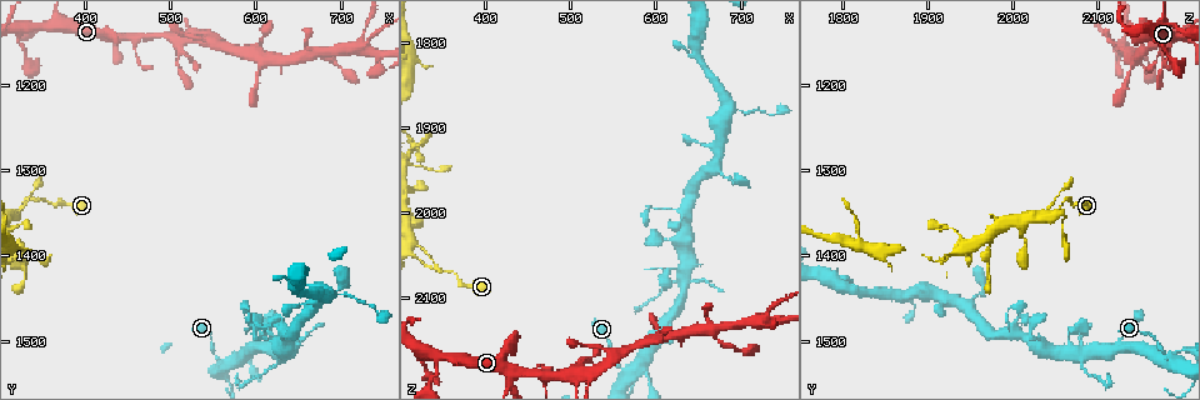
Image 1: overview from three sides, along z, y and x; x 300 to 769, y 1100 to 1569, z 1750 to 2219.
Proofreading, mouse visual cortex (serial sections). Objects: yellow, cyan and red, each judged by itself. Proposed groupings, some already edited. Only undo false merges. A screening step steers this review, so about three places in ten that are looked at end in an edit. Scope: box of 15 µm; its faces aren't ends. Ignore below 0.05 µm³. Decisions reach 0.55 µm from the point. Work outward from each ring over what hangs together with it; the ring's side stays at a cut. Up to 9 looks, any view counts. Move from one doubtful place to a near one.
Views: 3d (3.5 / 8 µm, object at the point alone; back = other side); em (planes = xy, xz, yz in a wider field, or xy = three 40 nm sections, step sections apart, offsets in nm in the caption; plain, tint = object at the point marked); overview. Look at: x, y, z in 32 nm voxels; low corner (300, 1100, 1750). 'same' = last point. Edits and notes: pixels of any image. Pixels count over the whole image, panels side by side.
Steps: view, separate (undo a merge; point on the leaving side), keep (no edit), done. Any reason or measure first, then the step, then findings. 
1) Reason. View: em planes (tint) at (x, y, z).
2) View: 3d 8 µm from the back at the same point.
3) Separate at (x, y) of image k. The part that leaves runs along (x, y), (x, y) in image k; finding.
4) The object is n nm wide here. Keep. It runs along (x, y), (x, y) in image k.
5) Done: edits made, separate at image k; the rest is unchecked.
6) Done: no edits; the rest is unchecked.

Small branch off a trunk. View: 3d 8 µm at (565, 1525, 2190).

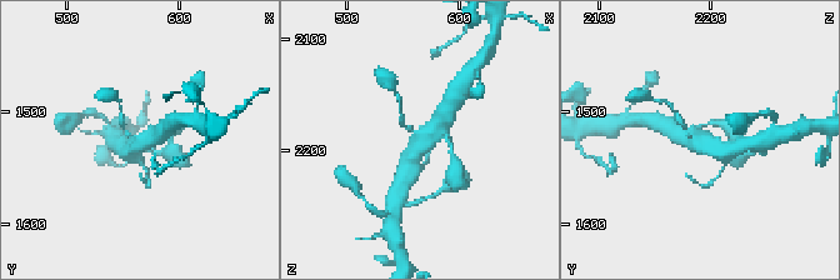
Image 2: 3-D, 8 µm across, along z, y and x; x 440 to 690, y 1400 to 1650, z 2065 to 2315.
4 arms meet here; the arms are 150, 150, 450, 500 nm wide. View: em xy step 2 (tint) at (566, 1524, 2186).

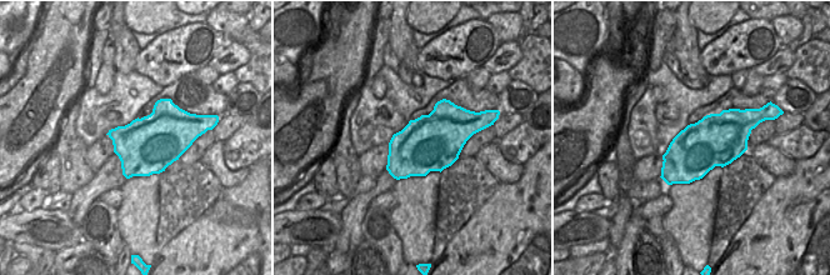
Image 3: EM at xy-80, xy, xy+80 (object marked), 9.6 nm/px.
Keep. It runs along (123, 118), (138, 140), (164, 128) in image 2; continuous, no second cell.

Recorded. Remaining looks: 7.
Calibre changes. View: 3d 8 µm at (665, 1460, 1920).

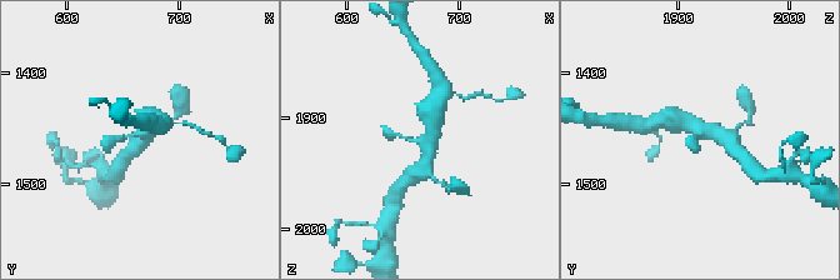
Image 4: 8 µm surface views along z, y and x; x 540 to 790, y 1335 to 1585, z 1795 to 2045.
View: 3d 3.5 µm at (664, 1458, 1920).

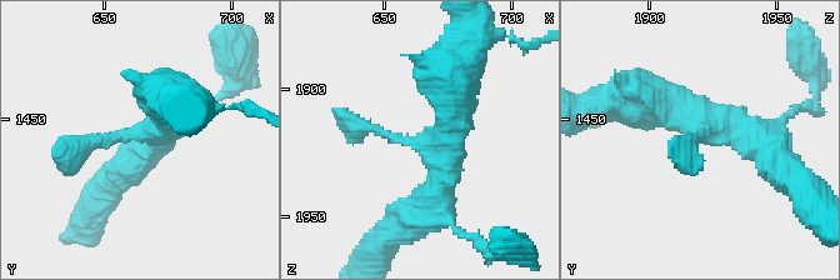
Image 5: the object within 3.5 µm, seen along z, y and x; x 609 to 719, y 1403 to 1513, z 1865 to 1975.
View: em xy step 1 (tint) at (662, 1456, 1920).

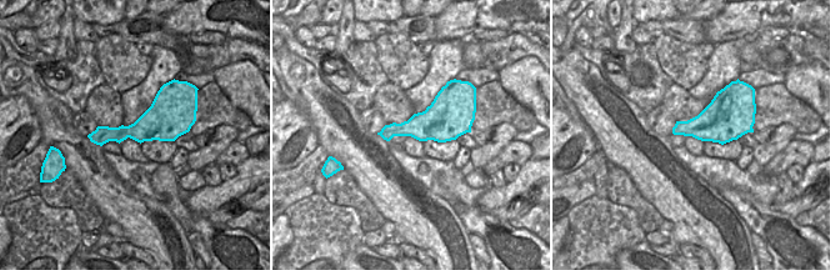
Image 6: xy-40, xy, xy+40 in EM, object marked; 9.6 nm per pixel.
Keep. It runs along (434, 199), (445, 150), (343, 115) in image 5; all the same cell.

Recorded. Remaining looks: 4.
Sudden change in width. View: 3d 8 µm at (505, 1175, 2175).

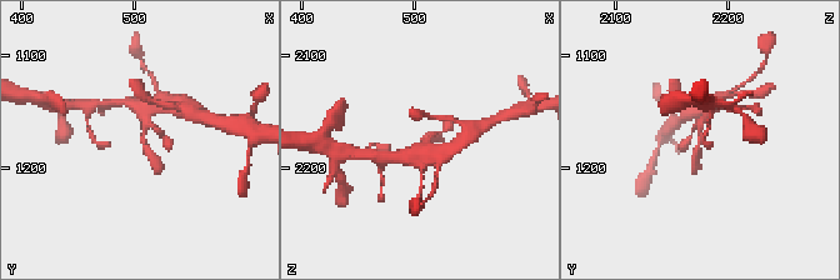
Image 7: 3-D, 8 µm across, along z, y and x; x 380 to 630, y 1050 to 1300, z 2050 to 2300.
Zoom in. View: 3d 3.5 µm at (508, 1172, 2174).

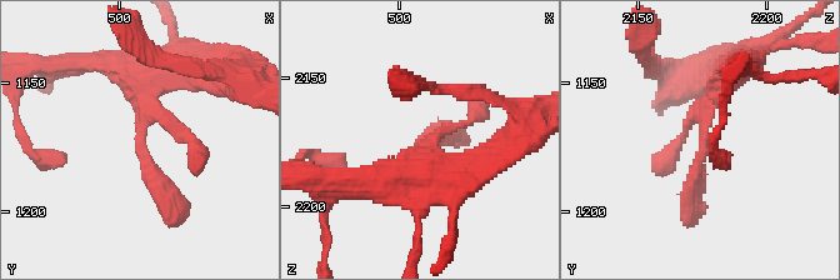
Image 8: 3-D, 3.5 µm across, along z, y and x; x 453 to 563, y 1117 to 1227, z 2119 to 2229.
View: em planes (tint) at (508, 1172, 2175).

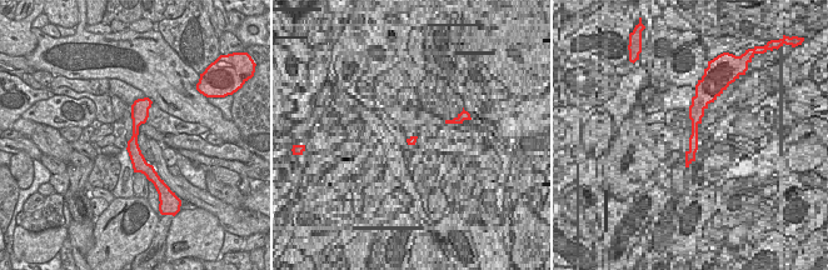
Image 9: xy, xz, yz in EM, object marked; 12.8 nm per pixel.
Keep. It runs along (144, 101), (134, 153), (149, 174) in image 9; continuous, no second cell.

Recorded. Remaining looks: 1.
Done: no edits; the rest is unchecked.

